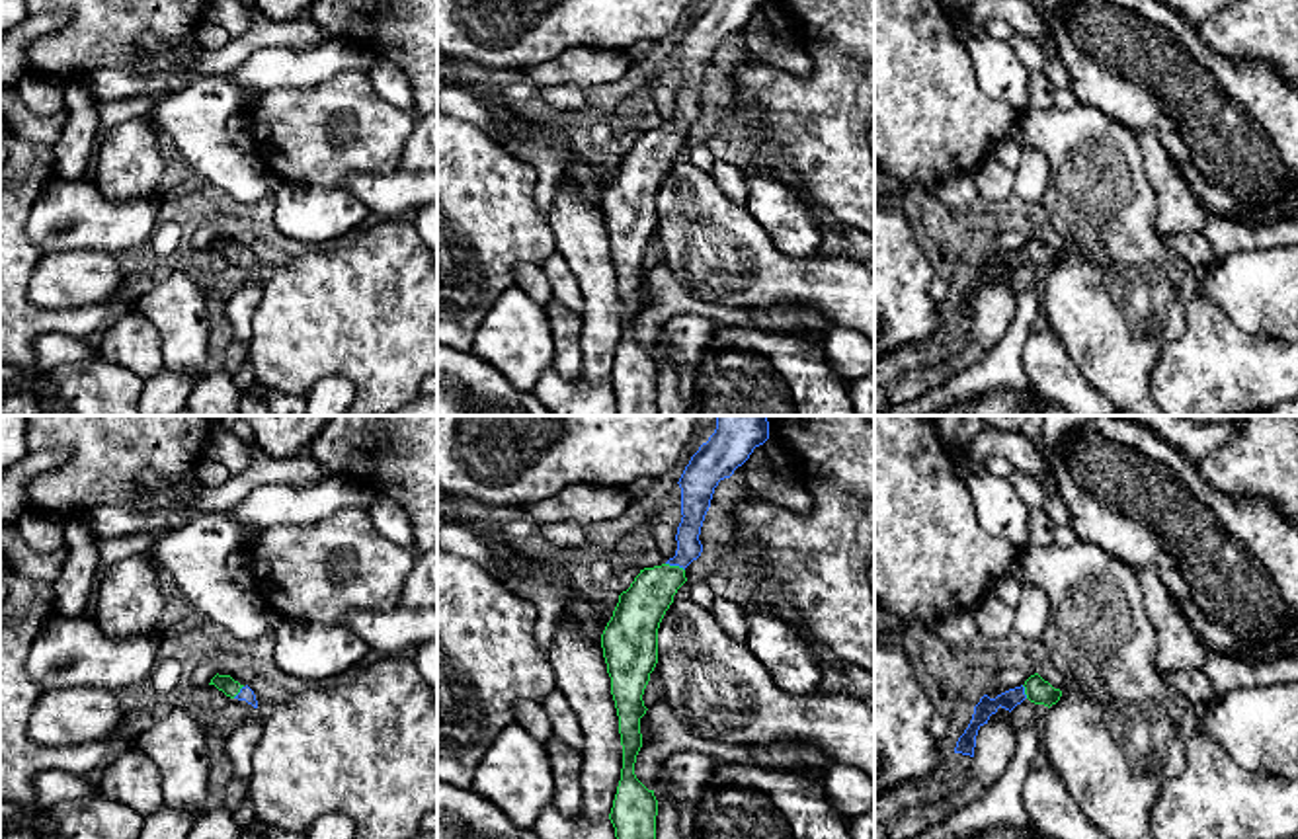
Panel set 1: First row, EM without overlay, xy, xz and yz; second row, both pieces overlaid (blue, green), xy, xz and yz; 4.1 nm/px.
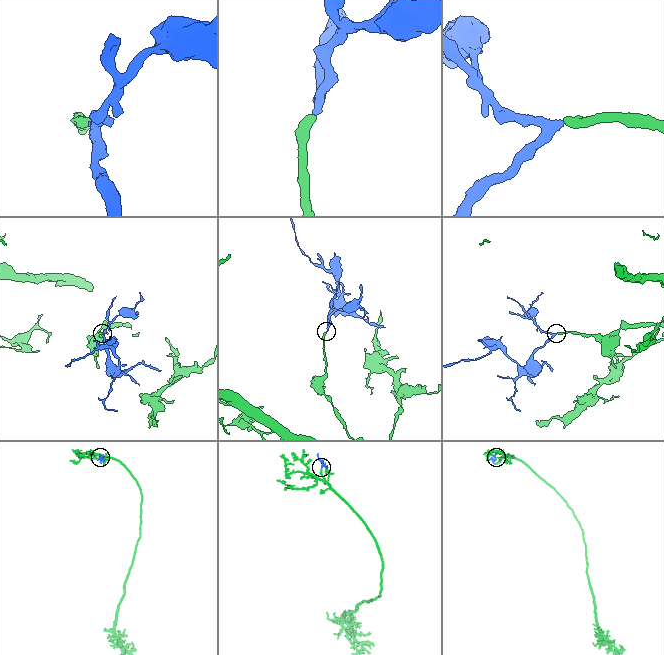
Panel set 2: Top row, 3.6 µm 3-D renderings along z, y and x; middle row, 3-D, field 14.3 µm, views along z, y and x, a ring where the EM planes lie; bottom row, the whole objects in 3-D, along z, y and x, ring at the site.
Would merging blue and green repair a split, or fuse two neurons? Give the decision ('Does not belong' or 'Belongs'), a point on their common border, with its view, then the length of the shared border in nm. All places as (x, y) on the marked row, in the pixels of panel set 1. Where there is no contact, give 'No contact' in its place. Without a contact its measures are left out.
Belongs. Touches blue at xz (676, 564). Shared border 90 nm

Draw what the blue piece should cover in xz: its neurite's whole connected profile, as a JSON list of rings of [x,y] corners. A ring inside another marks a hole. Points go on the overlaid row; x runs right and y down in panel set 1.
[[[716,416],[714,433],[691,457],[677,482],[683,517],[675,535],[675,556],[640,570],[619,595],[601,634],[623,745],[621,780],[609,814],[617,839],[656,839],[658,800],[636,779],[634,763],[642,747],[640,718],[648,710],[642,695],[658,663],[658,628],[673,595],[687,581],[685,568],[703,552],[699,535],[714,488],[767,439],[767,416]]]

